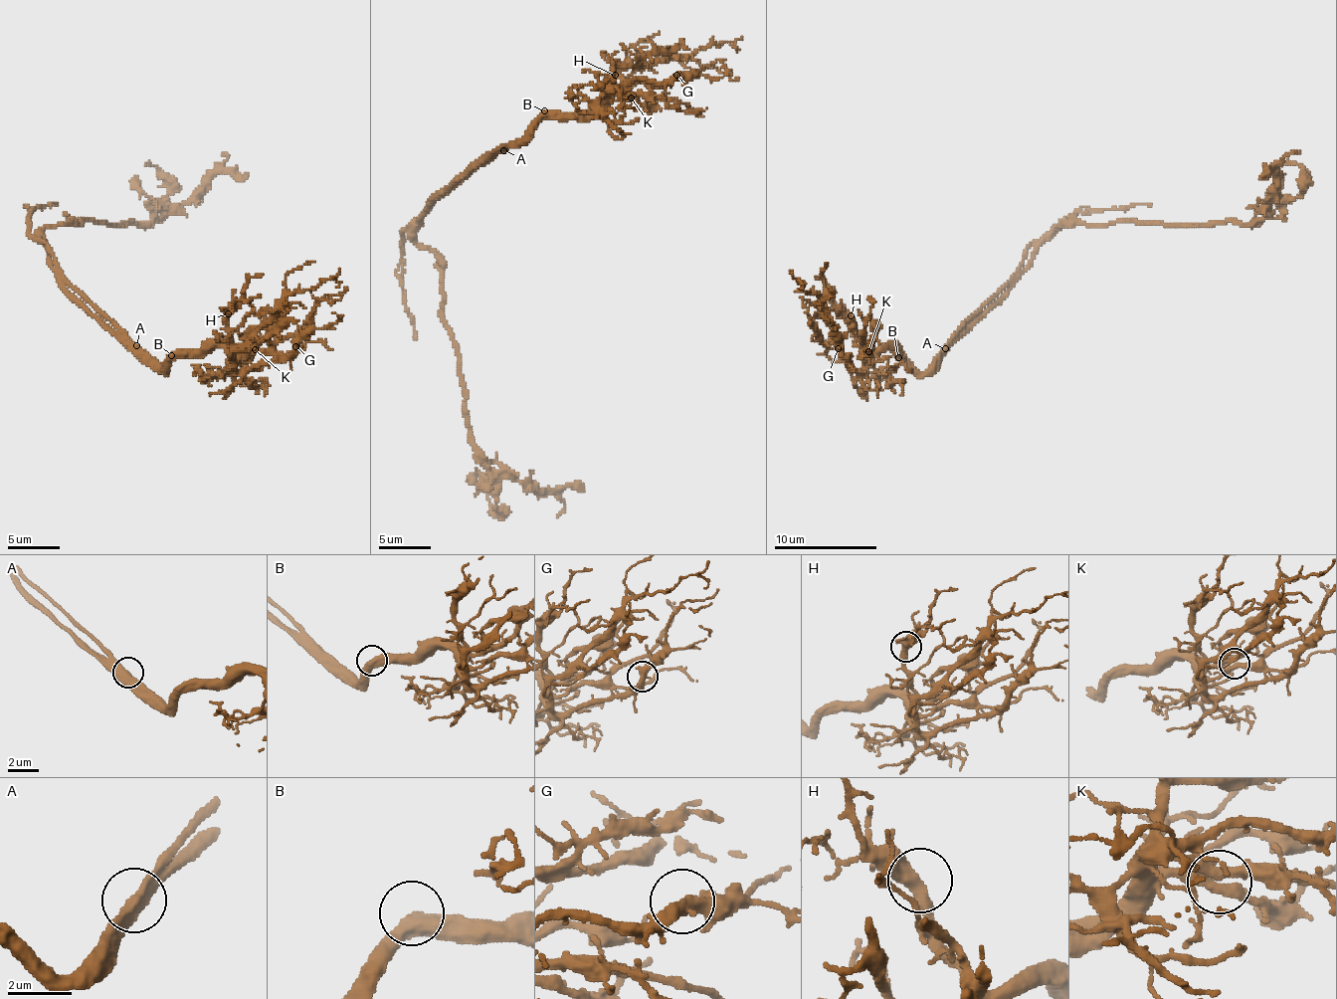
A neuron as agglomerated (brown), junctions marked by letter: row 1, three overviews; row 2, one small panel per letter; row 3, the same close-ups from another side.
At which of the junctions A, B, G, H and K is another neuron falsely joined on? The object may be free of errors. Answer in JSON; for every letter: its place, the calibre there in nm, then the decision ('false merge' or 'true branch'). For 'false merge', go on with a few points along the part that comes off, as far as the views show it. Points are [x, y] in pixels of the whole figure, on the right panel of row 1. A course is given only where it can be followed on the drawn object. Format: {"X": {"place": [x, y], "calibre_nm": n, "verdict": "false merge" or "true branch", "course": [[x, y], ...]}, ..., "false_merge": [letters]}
{"A": {"place": [945, 348], "calibre_nm": 440, "verdict": "true branch"}, "B": {"place": [898, 357], "calibre_nm": 480, "verdict": "true branch"}, "G": {"place": [838, 348], "calibre_nm": 440, "verdict": "true branch"}, "H": {"place": [851, 315], "calibre_nm": 440, "verdict": "true branch"}, "K": {"place": [868, 351], "calibre_nm": 320, "verdict": "true branch"}, "false_merge": []}

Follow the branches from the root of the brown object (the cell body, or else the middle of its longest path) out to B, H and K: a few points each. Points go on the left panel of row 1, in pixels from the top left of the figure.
B: (69, 284), (113, 319), (160, 370), (171, 355)
H: (69, 284), (113, 319), (160, 370), (173, 355), (206, 355), (212, 347), (232, 349), (228, 313)
K: (69, 284), (113, 319), (160, 370), (173, 355), (206, 355), (212, 347), (233, 347), (239, 352), (255, 349)

